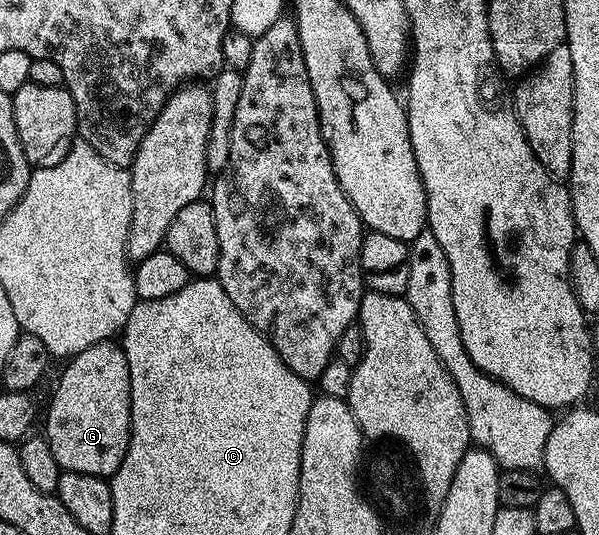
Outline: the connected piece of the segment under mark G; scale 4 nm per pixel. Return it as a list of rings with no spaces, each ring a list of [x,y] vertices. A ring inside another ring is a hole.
[[[116,341],[100,342],[68,359],[65,371],[53,390],[49,411],[44,411],[43,437],[51,444],[51,453],[61,465],[62,471],[70,470],[108,479],[119,468],[129,447],[129,369],[127,356]]]

